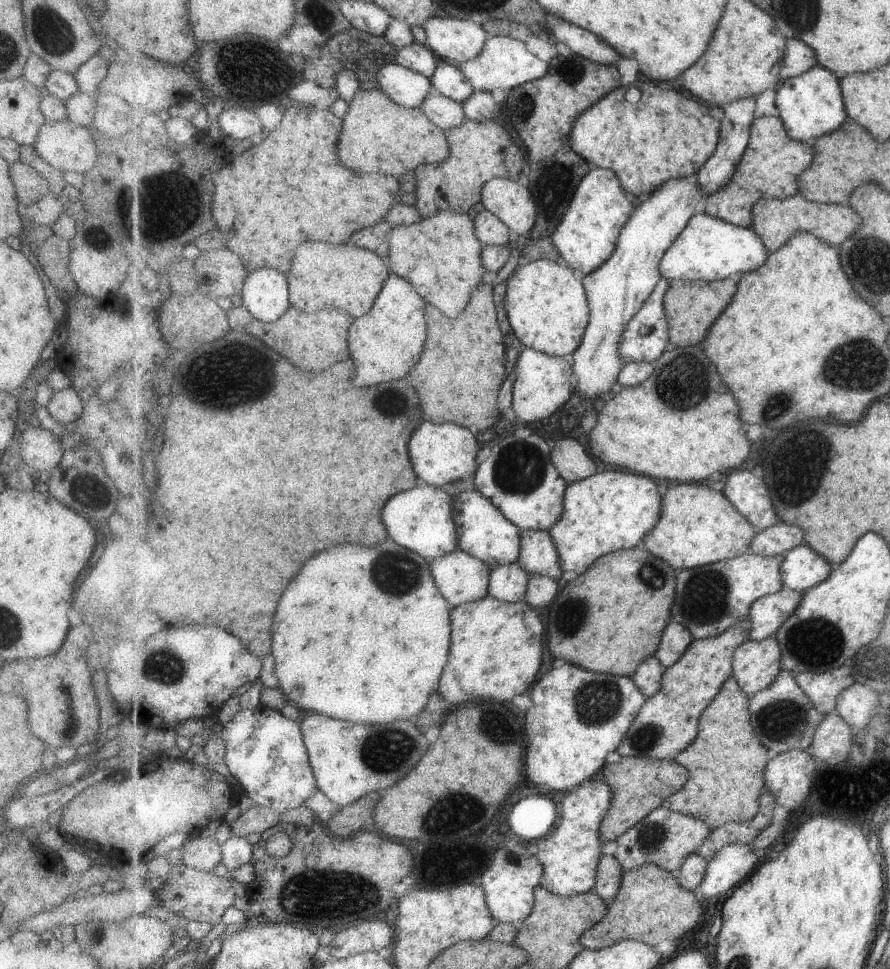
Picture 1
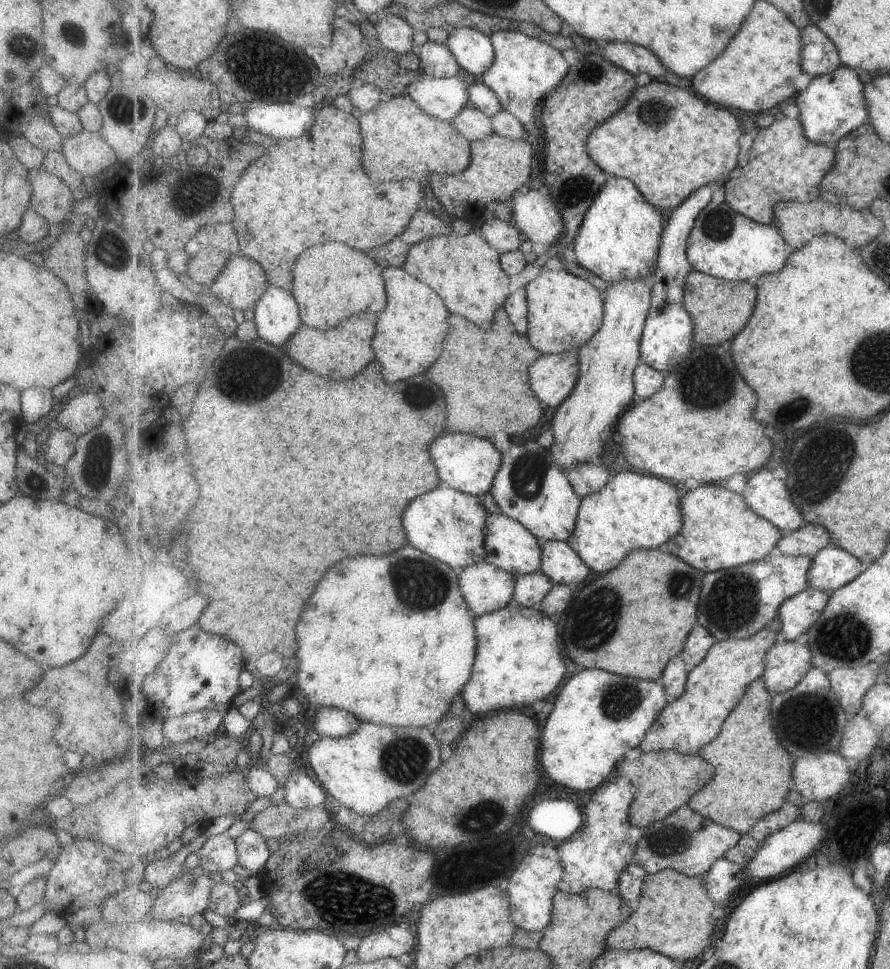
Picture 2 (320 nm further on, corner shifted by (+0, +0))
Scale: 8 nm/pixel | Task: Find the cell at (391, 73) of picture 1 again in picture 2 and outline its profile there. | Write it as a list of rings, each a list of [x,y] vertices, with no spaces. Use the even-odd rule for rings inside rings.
[[[464,74],[457,77],[445,77],[438,79],[435,77],[423,76],[413,81],[408,86],[407,94],[418,102],[418,105],[429,115],[442,121],[452,121],[465,107],[470,104],[469,96],[470,85],[464,77]]]

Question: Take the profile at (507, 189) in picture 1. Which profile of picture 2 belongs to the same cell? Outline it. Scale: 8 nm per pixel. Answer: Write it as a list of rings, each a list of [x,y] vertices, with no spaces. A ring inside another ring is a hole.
[[[526,190],[514,195],[509,201],[512,222],[531,242],[556,245],[566,234],[566,226],[558,204],[546,190]]]

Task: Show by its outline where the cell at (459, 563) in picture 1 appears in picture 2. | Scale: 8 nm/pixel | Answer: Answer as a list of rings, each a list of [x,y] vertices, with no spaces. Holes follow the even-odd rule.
[[[487,560],[464,568],[460,587],[475,616],[486,615],[511,604],[517,577]]]

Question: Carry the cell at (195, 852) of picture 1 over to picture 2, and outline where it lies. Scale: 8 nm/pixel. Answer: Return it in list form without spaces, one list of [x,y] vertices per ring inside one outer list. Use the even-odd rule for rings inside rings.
[[[227,831],[209,838],[199,850],[199,856],[199,869],[215,876],[235,868],[240,859],[236,839],[231,838]]]

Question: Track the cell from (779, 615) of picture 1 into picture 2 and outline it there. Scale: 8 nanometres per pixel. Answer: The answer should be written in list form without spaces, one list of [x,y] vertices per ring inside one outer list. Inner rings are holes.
[[[811,587],[787,599],[780,608],[779,618],[783,621],[783,641],[803,640],[818,622],[830,602],[832,593]]]

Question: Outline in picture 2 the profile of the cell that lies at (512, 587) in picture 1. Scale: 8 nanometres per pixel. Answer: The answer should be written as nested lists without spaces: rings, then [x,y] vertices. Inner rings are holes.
[[[541,571],[519,575],[516,579],[513,602],[520,607],[539,607],[555,585],[556,583]]]

